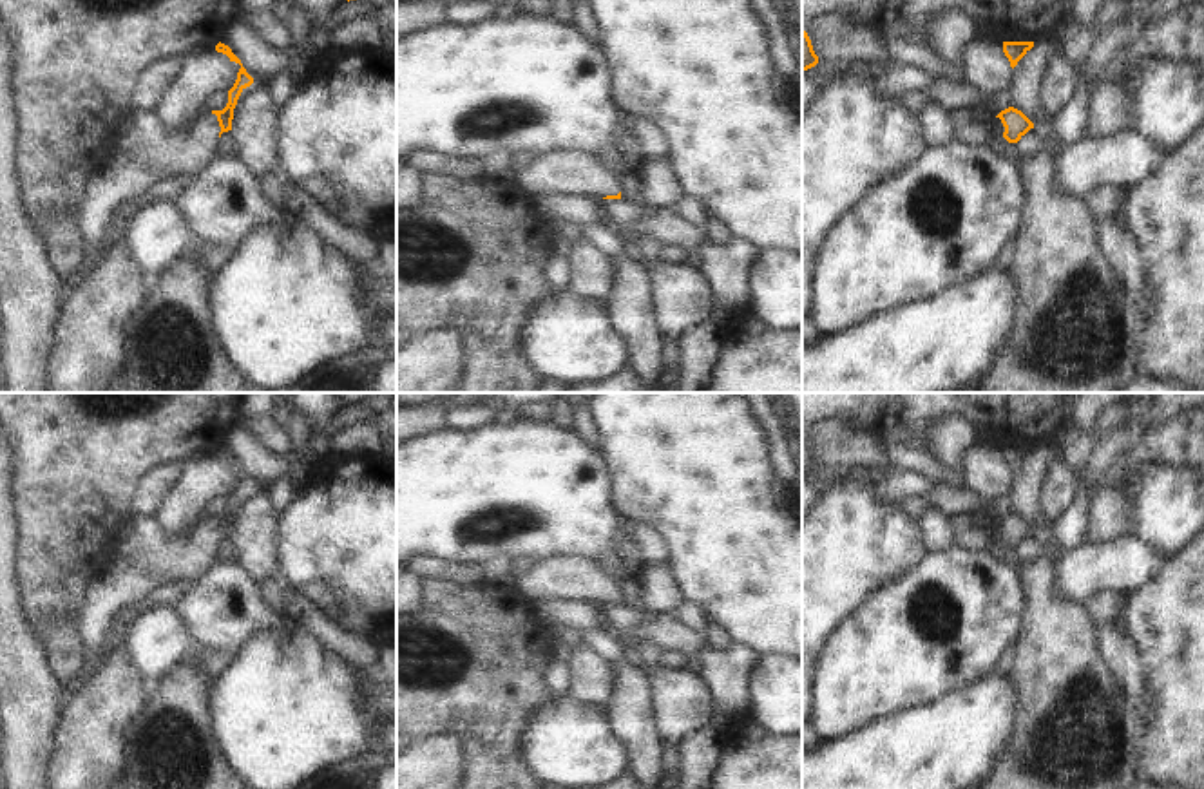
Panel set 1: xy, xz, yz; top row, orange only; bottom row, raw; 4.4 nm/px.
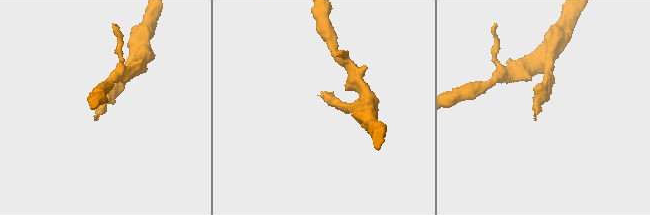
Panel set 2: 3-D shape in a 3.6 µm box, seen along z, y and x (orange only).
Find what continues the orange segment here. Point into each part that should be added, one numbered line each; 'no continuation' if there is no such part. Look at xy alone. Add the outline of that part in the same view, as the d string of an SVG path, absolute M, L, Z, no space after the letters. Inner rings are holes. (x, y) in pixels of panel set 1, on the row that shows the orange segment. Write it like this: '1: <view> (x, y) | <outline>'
1: xy (143, 138) | M203 110L183 134L168 130L152 112L134 112L116 132L116 150L145 170L165 170L174 177L201 172L214 157L219 139L217 116Z

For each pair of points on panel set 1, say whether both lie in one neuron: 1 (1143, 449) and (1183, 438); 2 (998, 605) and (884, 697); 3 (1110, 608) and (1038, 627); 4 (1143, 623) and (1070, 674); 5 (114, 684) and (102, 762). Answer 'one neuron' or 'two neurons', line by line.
1: one neuron
2: one neuron
3: two neurons
4: two neurons
5: one neuron

